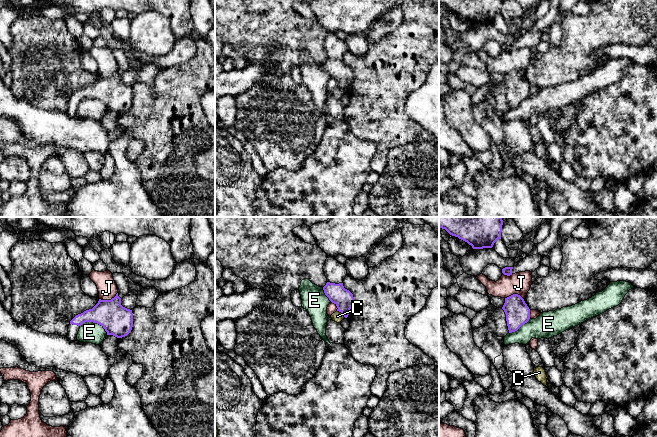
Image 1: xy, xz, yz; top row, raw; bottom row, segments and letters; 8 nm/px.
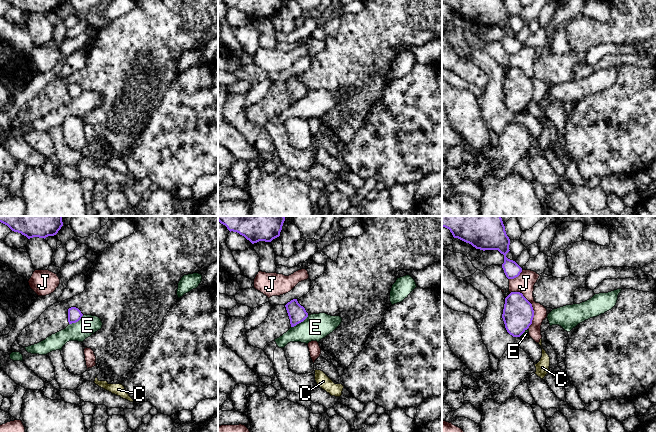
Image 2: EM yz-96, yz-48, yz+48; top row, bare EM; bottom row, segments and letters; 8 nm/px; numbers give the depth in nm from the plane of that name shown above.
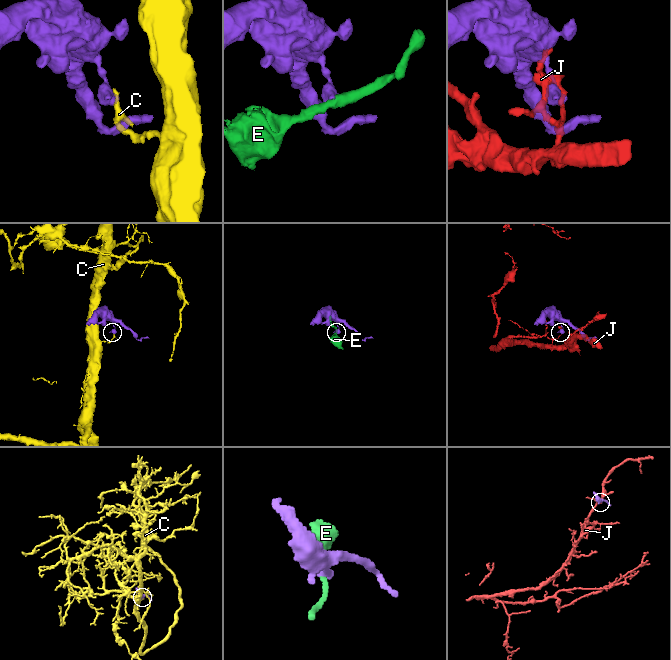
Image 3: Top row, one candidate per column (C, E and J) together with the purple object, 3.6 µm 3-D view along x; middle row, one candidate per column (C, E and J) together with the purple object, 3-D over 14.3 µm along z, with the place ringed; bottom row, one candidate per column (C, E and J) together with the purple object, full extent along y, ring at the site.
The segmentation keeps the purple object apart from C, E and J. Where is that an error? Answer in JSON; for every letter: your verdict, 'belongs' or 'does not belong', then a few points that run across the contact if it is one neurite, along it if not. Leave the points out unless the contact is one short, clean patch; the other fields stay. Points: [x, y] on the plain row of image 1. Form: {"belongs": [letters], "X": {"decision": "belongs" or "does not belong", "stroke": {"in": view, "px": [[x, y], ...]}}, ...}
{"belongs": [], "C": {"decision": "does not belong", "stroke": {"in": "xz", "px": [[337, 86], [345, 93]]}}, "E": {"decision": "does not belong", "stroke": {"in": "xy", "px": [[80, 101], [85, 98], [96, 98], [107, 110]]}}, "J": {"decision": "does not belong"}}

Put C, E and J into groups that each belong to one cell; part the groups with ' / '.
C / E / J

